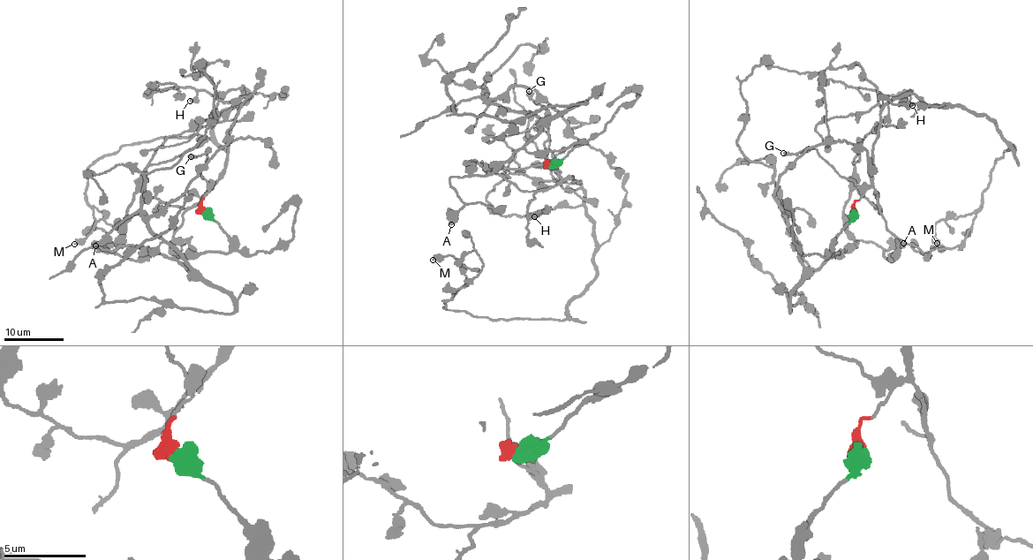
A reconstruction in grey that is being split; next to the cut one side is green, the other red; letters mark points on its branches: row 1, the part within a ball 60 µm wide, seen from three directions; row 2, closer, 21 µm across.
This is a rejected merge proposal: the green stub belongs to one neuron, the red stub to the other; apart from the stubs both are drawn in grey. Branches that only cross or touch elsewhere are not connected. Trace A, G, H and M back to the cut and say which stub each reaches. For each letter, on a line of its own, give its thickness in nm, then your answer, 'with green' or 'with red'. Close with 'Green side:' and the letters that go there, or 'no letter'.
A: 480 nm | with green
G: 550 nm | with red
H: 420 nm | with red
M: 400 nm | with red
Green side: A

